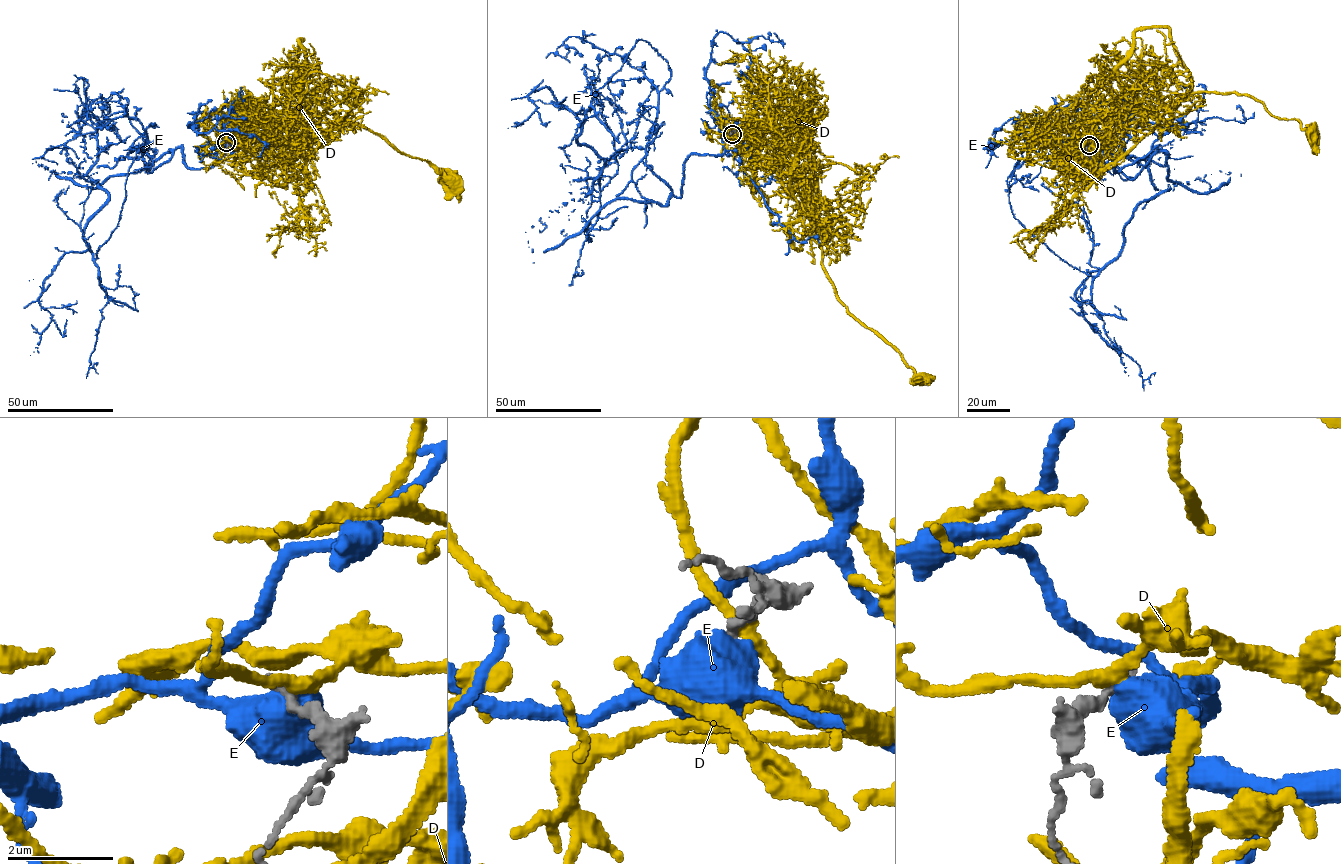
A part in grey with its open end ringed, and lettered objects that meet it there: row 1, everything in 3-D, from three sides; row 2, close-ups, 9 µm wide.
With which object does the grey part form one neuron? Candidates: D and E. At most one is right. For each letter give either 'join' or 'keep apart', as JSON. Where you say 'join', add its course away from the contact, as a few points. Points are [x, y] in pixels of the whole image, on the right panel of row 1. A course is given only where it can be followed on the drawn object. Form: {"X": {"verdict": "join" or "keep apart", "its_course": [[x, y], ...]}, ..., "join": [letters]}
{"D": {"verdict": "keep apart"}, "E": {"verdict": "keep apart"}, "join": []}

